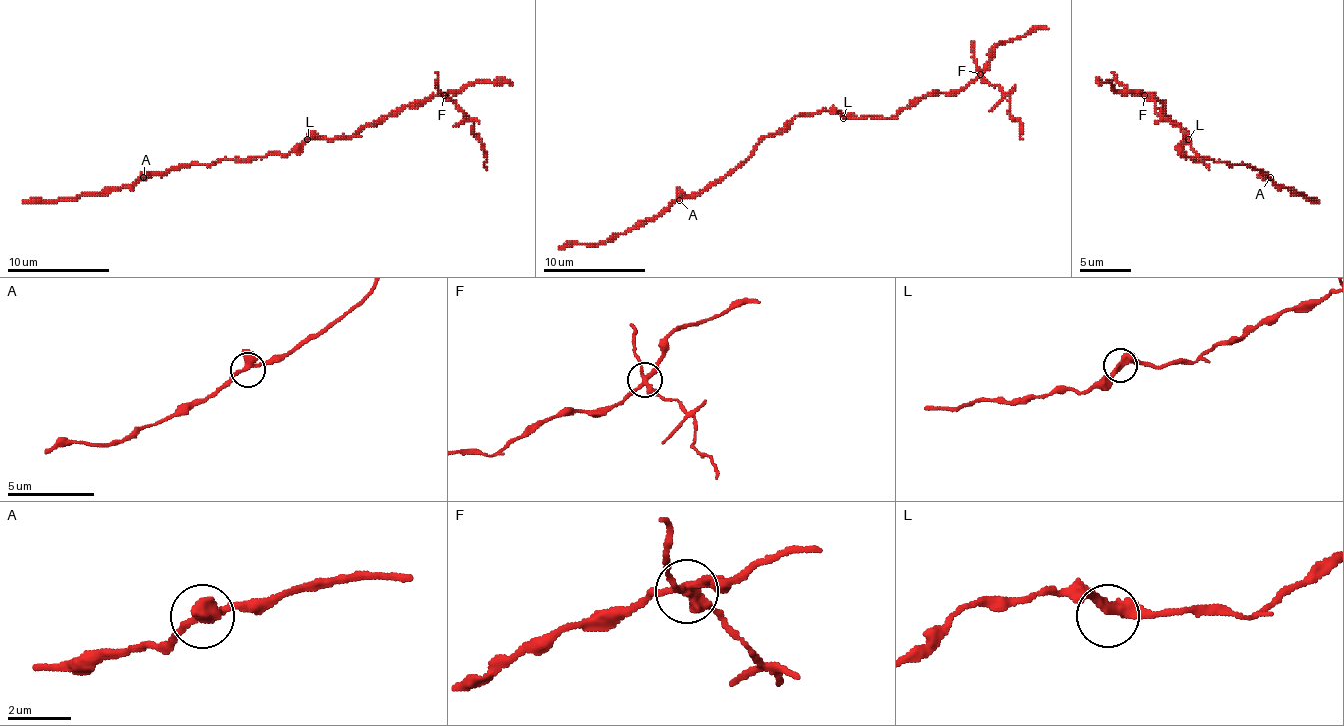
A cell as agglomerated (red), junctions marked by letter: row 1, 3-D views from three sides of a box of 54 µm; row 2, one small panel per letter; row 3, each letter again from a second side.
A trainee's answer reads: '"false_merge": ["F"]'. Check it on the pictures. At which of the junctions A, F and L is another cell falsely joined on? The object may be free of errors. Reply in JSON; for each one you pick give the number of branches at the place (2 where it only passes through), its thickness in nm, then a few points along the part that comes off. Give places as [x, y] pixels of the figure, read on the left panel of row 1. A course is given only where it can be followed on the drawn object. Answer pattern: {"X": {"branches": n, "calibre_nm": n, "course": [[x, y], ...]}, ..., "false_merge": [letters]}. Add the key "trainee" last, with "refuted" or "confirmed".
{"F": {"branches": 4, "calibre_nm": 320, "course": [[443, 95], [474, 123], [486, 170]]}, "false_merge": ["F"], "trainee": "confirmed"}

